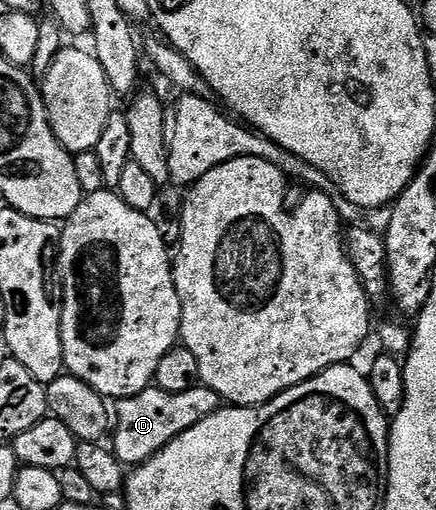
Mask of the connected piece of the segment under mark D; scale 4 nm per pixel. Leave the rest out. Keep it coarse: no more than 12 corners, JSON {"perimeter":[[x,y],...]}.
{"perimeter":[[148,388],[118,399],[113,453],[148,462],[220,409],[217,392]]}

